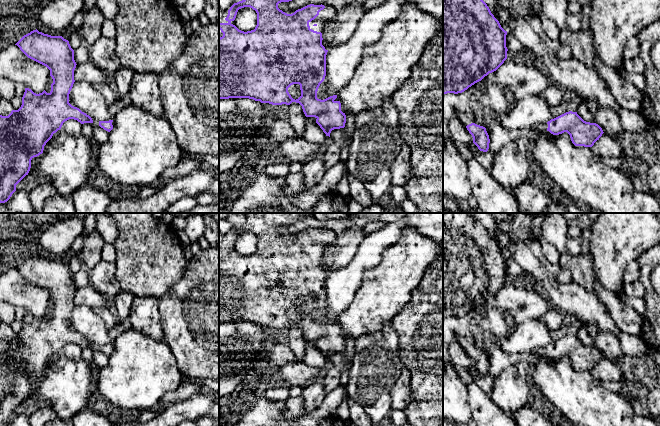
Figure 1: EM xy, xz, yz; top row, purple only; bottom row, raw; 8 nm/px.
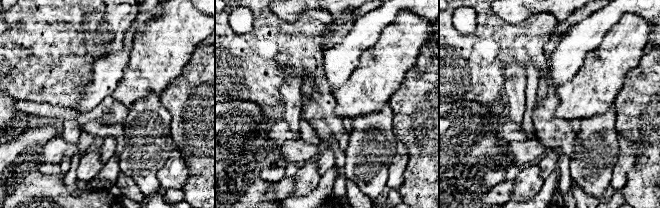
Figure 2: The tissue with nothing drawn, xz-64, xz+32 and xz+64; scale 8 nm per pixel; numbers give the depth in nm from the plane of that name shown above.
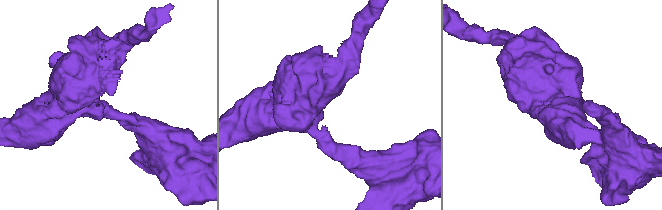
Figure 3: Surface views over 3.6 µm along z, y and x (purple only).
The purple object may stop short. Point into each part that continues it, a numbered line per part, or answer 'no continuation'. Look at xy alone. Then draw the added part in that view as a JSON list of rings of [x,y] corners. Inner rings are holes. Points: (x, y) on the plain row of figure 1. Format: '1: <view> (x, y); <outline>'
no continuation

